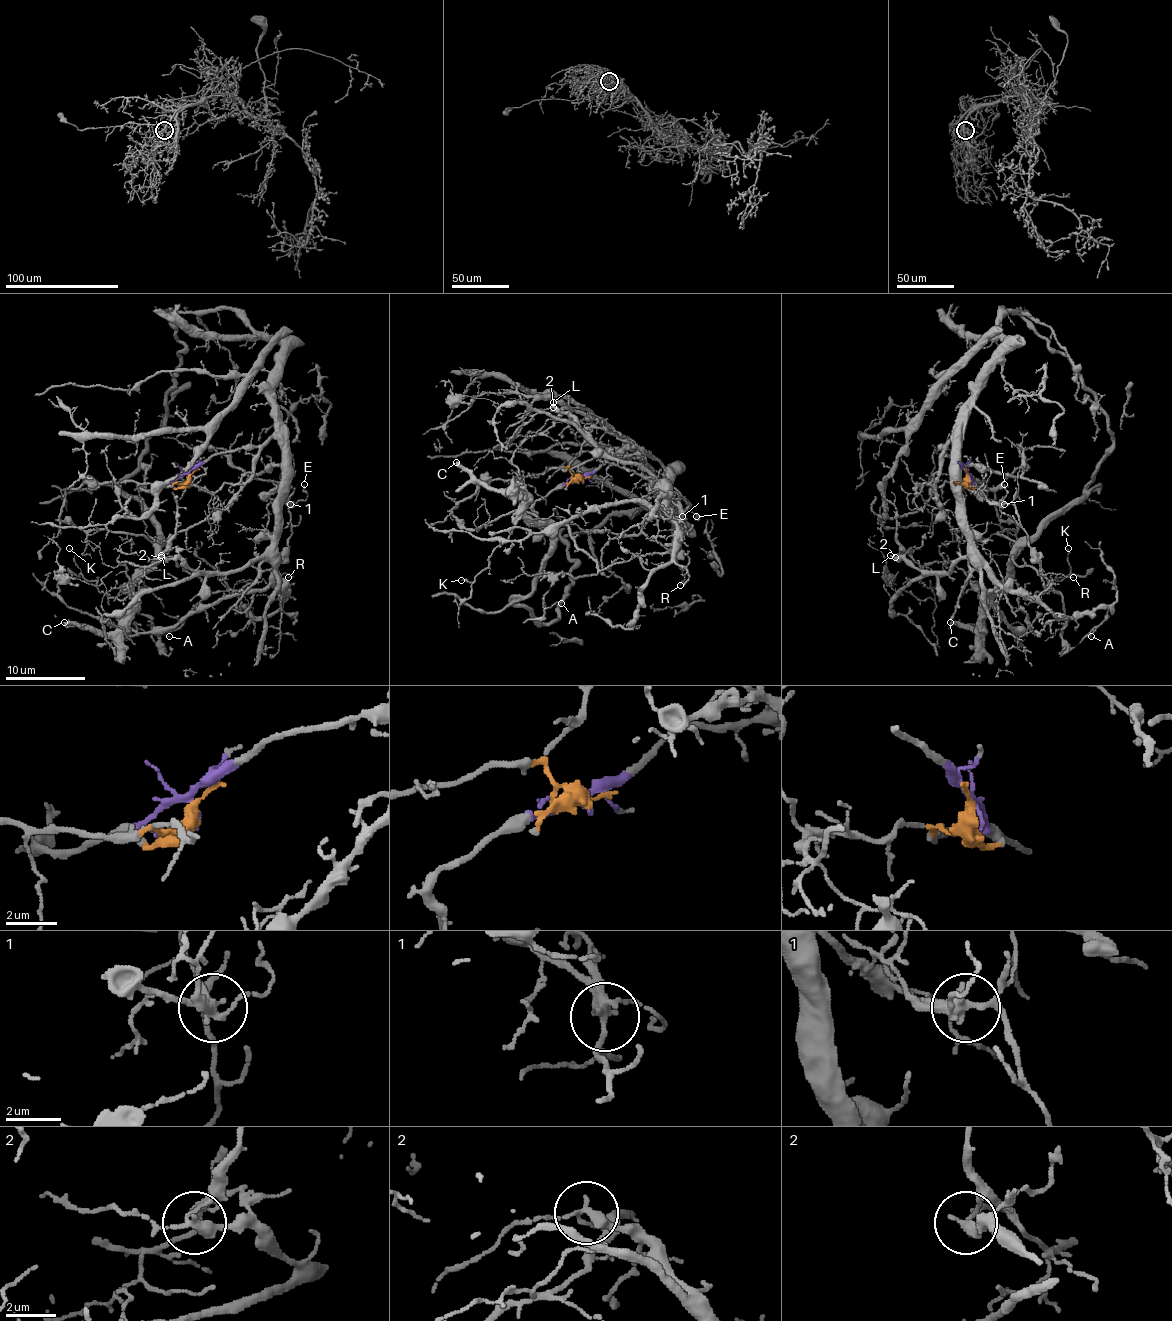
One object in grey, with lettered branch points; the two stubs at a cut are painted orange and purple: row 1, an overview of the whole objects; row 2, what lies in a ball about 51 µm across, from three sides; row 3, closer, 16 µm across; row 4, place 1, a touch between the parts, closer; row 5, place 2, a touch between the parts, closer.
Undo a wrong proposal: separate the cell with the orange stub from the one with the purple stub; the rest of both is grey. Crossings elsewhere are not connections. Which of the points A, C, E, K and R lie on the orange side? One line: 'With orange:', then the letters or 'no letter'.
With orange: A, C, E, K, R

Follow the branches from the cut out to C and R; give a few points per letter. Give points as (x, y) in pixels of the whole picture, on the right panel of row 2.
C: (968, 476), (956, 484), (978, 482), (1016, 526), (998, 534), (1014, 542), (1014, 567), (978, 633), (950, 623)
R: (968, 476), (956, 484), (978, 482), (1018, 528), (998, 534), (1016, 563), (1057, 593), (1041, 569), (1073, 577)

